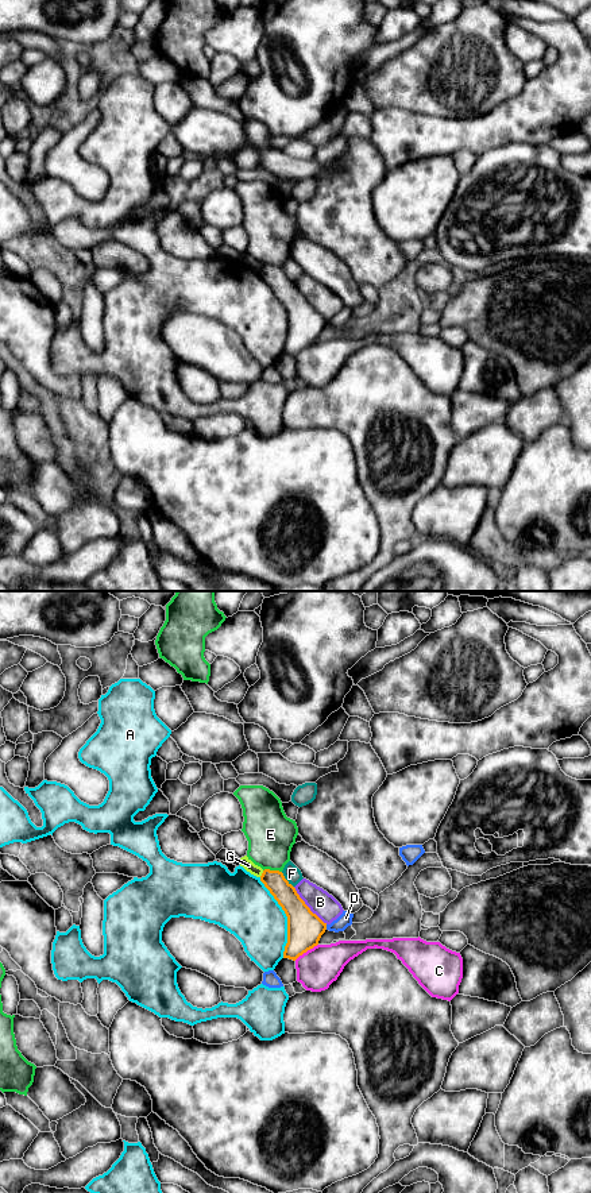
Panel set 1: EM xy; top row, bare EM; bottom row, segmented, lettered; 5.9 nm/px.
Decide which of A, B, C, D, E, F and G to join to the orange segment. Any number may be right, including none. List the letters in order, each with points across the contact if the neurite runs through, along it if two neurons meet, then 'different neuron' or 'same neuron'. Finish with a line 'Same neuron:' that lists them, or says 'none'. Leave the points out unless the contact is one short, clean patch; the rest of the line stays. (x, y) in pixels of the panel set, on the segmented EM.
A: different neuron
B: different neuron
C: along xy (317, 944), (294, 960) | different neuron
D: different neuron
E: different neuron
F: different neuron
G: different neuron
Same neuron: none

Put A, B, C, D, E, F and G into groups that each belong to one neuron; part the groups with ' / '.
A / B / C / D / E / F / G

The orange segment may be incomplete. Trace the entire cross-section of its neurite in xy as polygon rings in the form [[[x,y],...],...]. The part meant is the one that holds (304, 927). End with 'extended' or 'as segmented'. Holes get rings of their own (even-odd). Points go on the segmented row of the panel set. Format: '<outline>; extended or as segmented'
[[[264,869],[260,881],[287,916],[287,943],[283,958],[296,961],[318,945],[321,935],[327,930],[327,923],[310,911],[282,872]]]; as segmented

